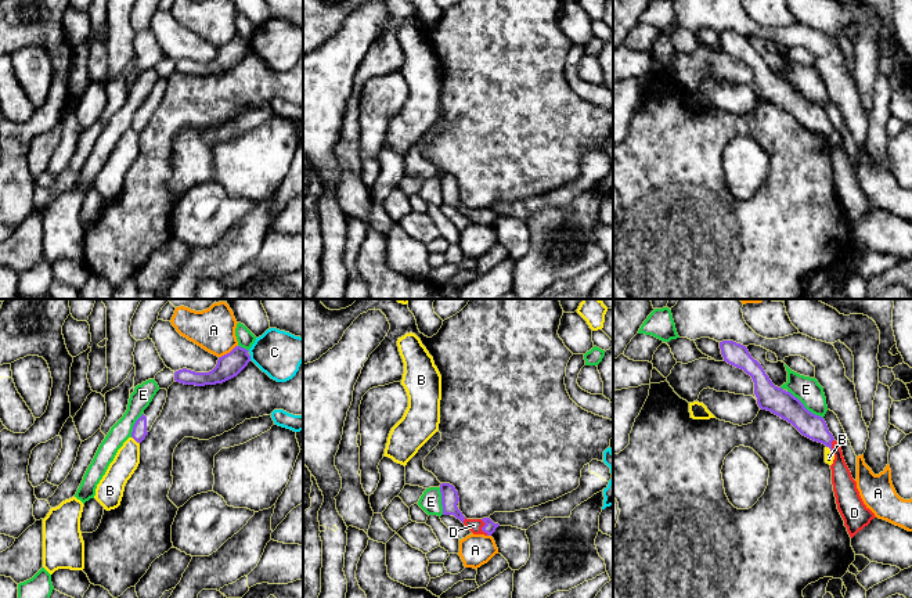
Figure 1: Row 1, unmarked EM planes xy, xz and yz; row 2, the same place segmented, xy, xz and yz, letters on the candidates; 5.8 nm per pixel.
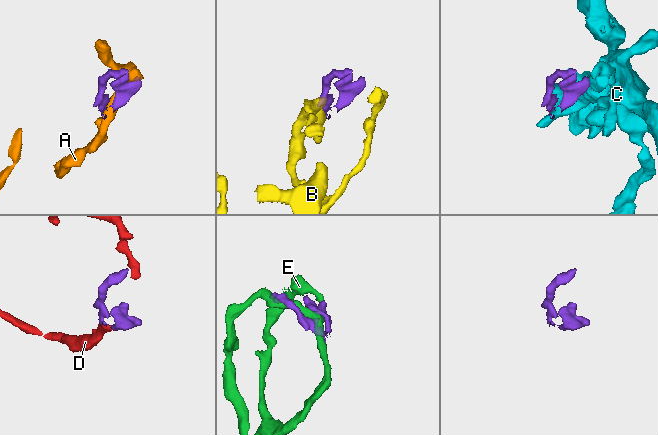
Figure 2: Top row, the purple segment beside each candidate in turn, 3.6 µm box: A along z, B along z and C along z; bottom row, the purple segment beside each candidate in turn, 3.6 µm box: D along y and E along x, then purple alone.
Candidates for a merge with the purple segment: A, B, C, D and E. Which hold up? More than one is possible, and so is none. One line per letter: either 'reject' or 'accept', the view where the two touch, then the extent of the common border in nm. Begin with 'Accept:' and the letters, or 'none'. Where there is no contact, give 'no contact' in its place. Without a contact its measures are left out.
Accept: D
A: reject | xy | 130 nm
B: reject | yz | 70 nm
C: reject | xy | 30 nm
D: accept | xz | 100 nm
E: reject | yz | 260 nm

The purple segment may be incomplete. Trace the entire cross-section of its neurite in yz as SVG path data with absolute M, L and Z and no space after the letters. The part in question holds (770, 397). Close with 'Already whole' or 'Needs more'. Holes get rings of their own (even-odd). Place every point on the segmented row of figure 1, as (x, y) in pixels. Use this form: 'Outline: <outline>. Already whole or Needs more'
Outline: M733 341L720 342L724 361L743 370L754 382L754 395L761 410L771 411L792 424L803 436L822 443L835 455L832 469L832 484L837 509L844 526L852 538L859 530L875 519L875 514L864 504L857 482L844 461L840 444L829 432L825 419L808 411L804 404L790 392L772 383L761 364L751 357L747 347Z. Needs more

